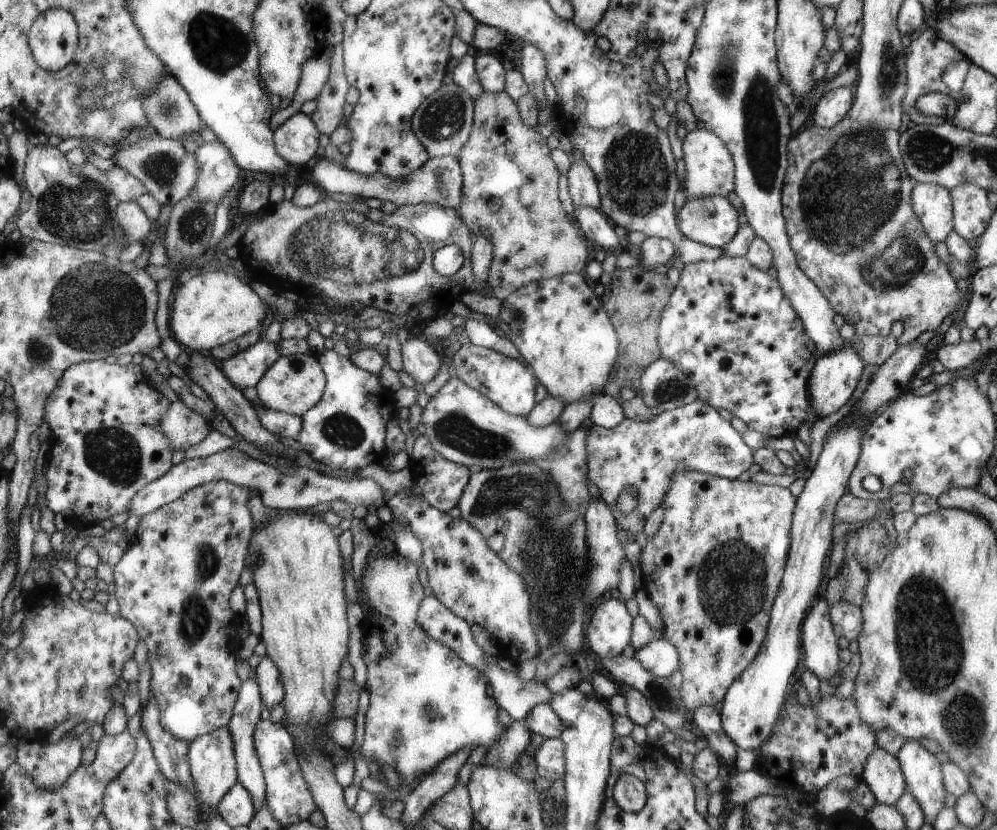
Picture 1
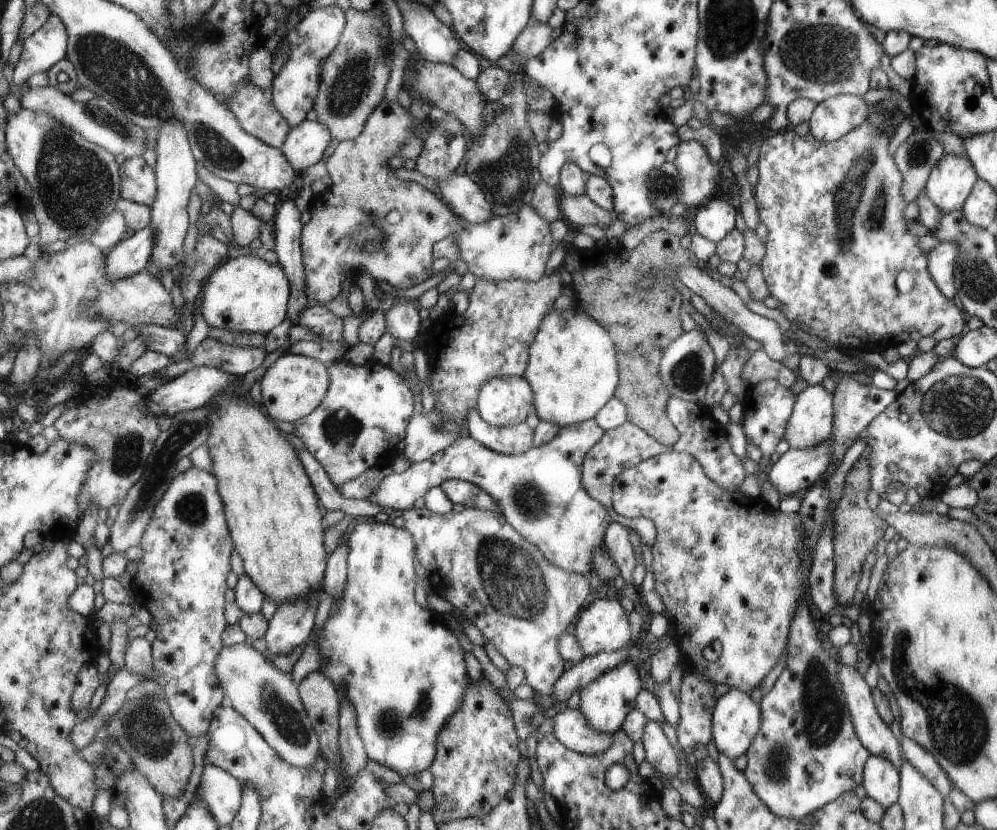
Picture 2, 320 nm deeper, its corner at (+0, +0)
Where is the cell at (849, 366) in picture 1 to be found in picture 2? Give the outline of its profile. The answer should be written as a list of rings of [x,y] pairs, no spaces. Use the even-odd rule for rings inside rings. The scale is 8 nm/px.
[[[820,384],[807,386],[796,396],[782,438],[792,449],[807,449],[830,436],[831,424],[834,424],[832,392],[826,392]]]

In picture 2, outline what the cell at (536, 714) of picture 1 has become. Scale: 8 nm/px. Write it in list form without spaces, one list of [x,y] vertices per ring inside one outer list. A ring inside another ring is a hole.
[[[565,709],[555,712],[553,734],[569,750],[584,755],[601,754],[612,743],[613,733],[598,733],[592,729],[584,714],[577,709]]]

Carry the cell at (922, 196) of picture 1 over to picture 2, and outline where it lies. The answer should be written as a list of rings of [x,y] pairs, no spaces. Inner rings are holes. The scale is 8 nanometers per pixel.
[[[943,153],[928,172],[924,193],[943,213],[961,210],[977,179],[975,169],[965,155]]]

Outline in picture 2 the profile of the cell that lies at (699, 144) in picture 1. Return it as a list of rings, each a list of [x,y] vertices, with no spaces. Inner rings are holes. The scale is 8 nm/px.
[[[696,140],[679,142],[672,163],[681,179],[678,202],[684,204],[686,209],[697,207],[711,194],[719,192],[718,184],[722,179],[719,178],[717,165],[711,162],[705,149]]]

